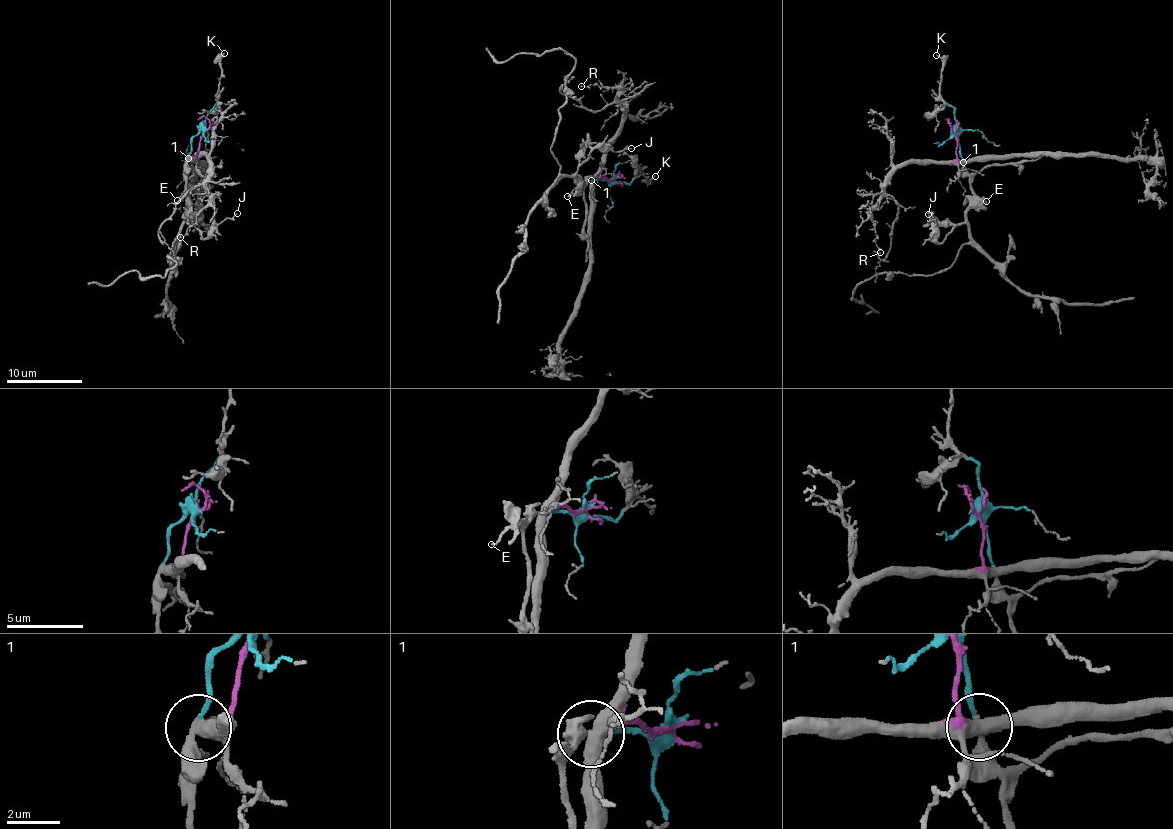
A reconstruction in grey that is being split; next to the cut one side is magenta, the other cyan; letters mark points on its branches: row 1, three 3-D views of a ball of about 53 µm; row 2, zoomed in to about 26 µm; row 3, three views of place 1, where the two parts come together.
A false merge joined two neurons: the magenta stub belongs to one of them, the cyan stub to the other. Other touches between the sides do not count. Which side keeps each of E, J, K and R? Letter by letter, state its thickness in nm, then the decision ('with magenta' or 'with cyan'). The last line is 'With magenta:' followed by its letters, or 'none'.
E: 180 nm | with cyan
J: 120 nm | with cyan
K: 160 nm | with cyan
R: 110 nm | with magenta
With magenta: R

